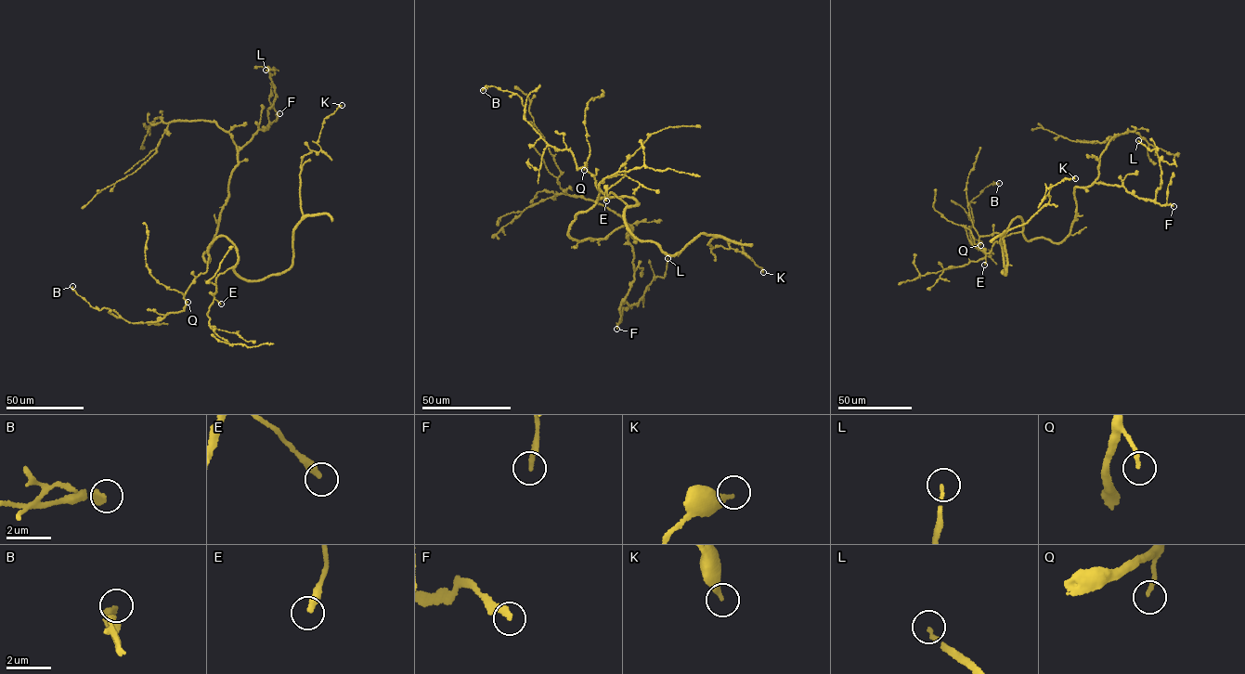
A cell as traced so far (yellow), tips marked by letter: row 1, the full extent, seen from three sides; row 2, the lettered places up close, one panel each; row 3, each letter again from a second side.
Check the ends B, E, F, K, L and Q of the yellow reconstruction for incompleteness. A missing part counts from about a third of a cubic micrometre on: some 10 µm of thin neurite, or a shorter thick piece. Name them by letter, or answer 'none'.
E, L, Q

